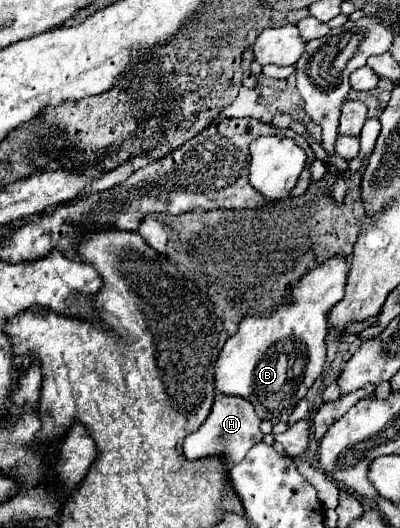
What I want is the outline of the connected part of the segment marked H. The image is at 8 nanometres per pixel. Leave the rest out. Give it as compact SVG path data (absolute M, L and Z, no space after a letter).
M220 392L214 398L214 406L210 416L206 418L206 422L192 434L186 436L184 440L184 454L188 460L196 460L196 458L204 458L204 456L212 456L218 454L226 460L228 468L236 466L246 452L258 444L262 440L262 430L260 430L260 418L254 412L254 406L248 400L242 400L240 396L222 396Z

